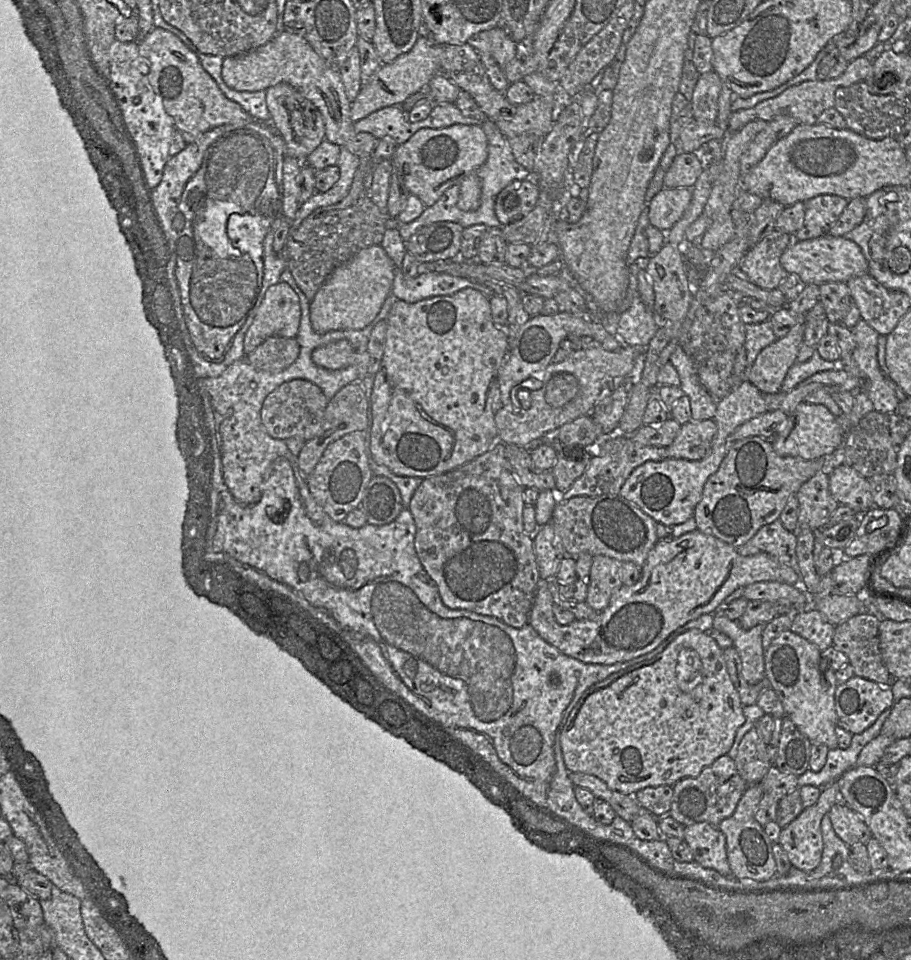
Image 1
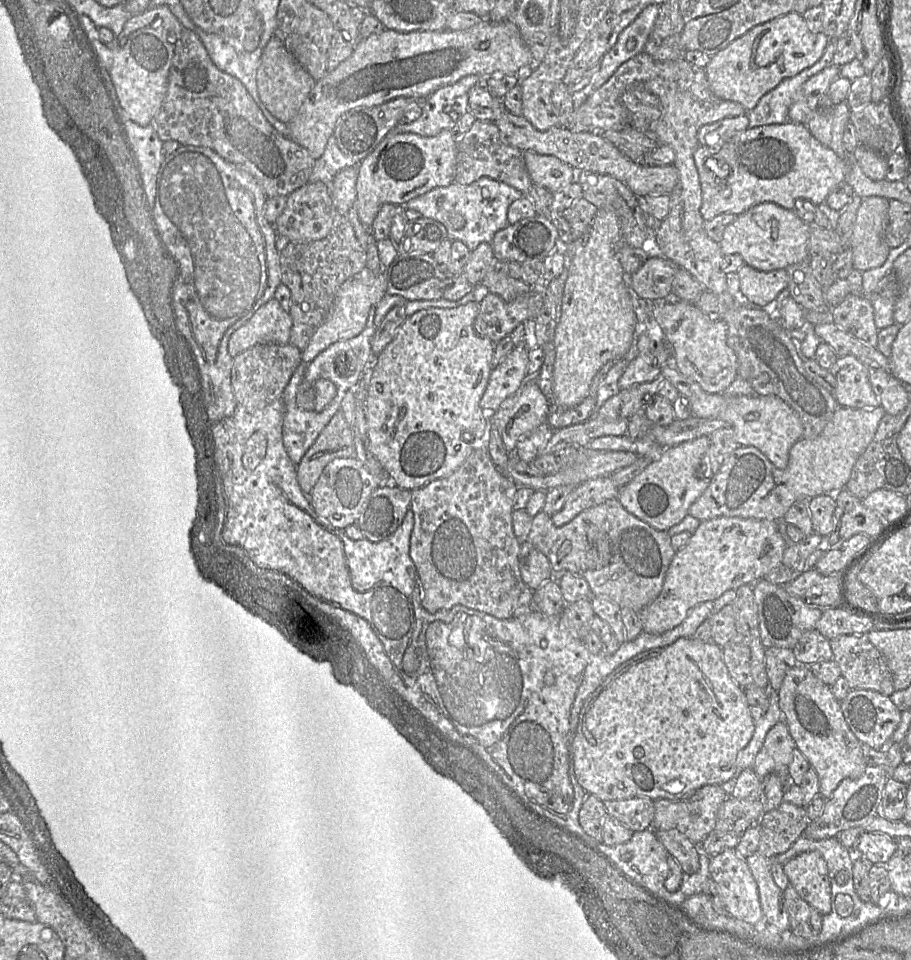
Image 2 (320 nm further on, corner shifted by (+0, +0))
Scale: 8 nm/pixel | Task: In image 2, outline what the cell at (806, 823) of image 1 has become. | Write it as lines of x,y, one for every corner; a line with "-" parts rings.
819,852
797,855
782,865
799,896
822,916
831,911
831,885
826,862

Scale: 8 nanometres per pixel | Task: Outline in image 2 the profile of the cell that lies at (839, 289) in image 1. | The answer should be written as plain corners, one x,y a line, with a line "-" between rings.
849,294
831,308
833,323
872,347
877,345
878,329
874,322
874,310
870,301
862,295

